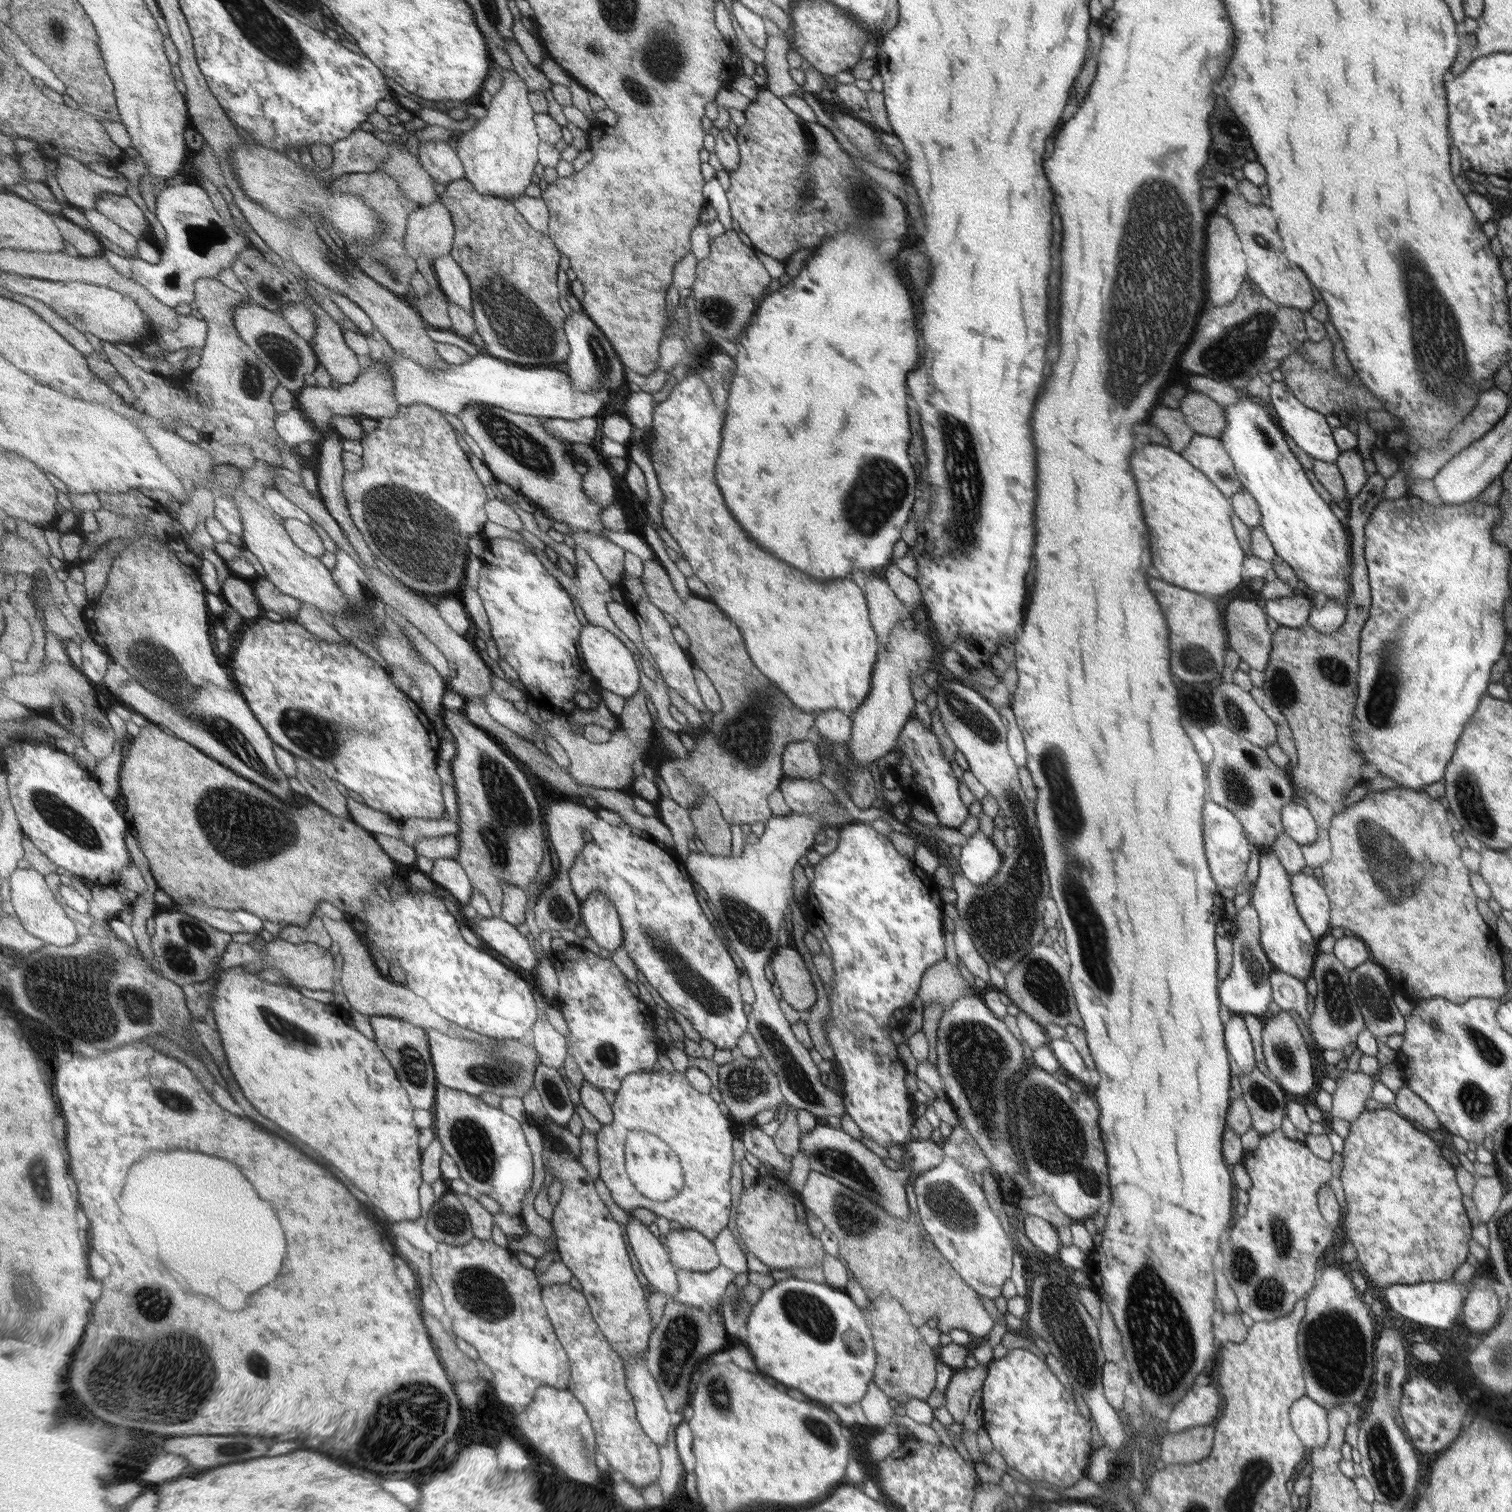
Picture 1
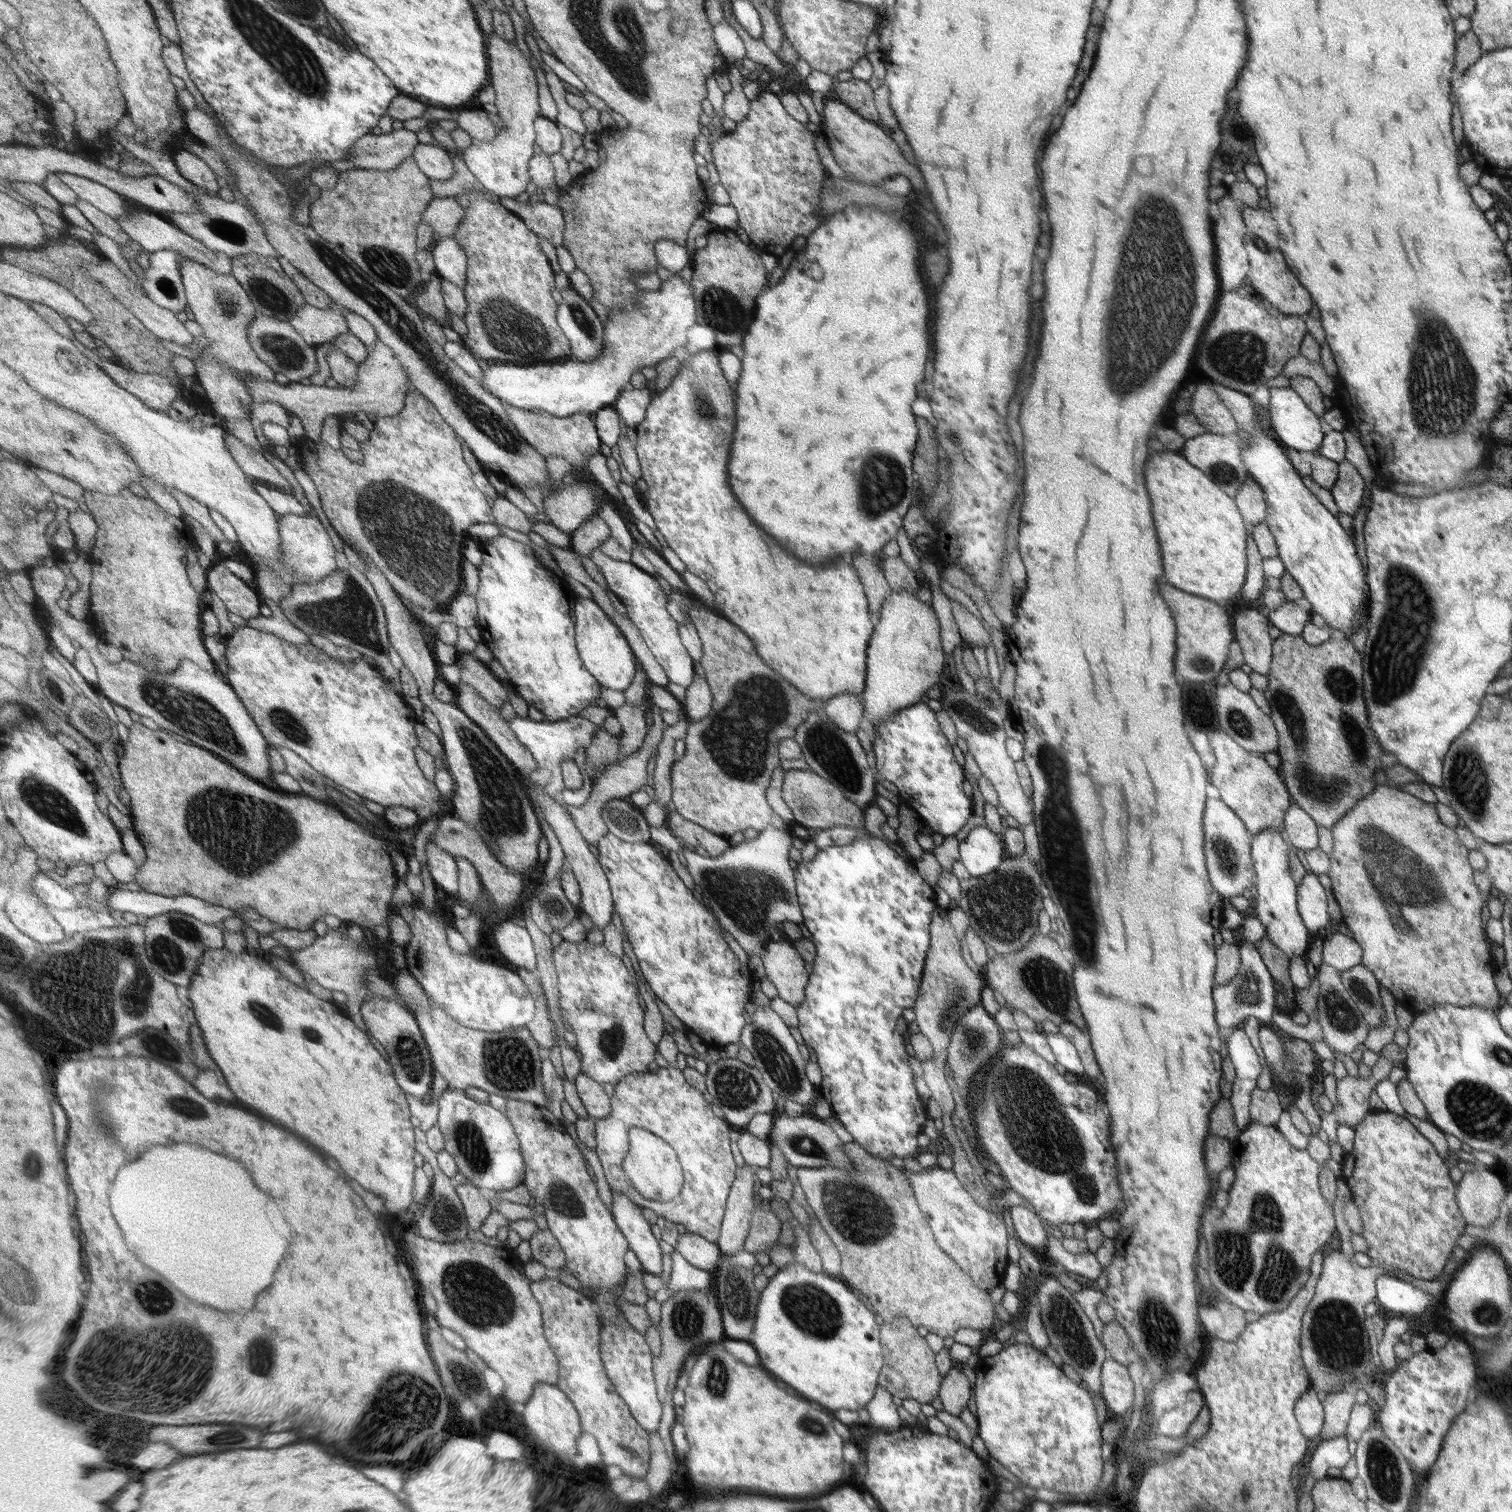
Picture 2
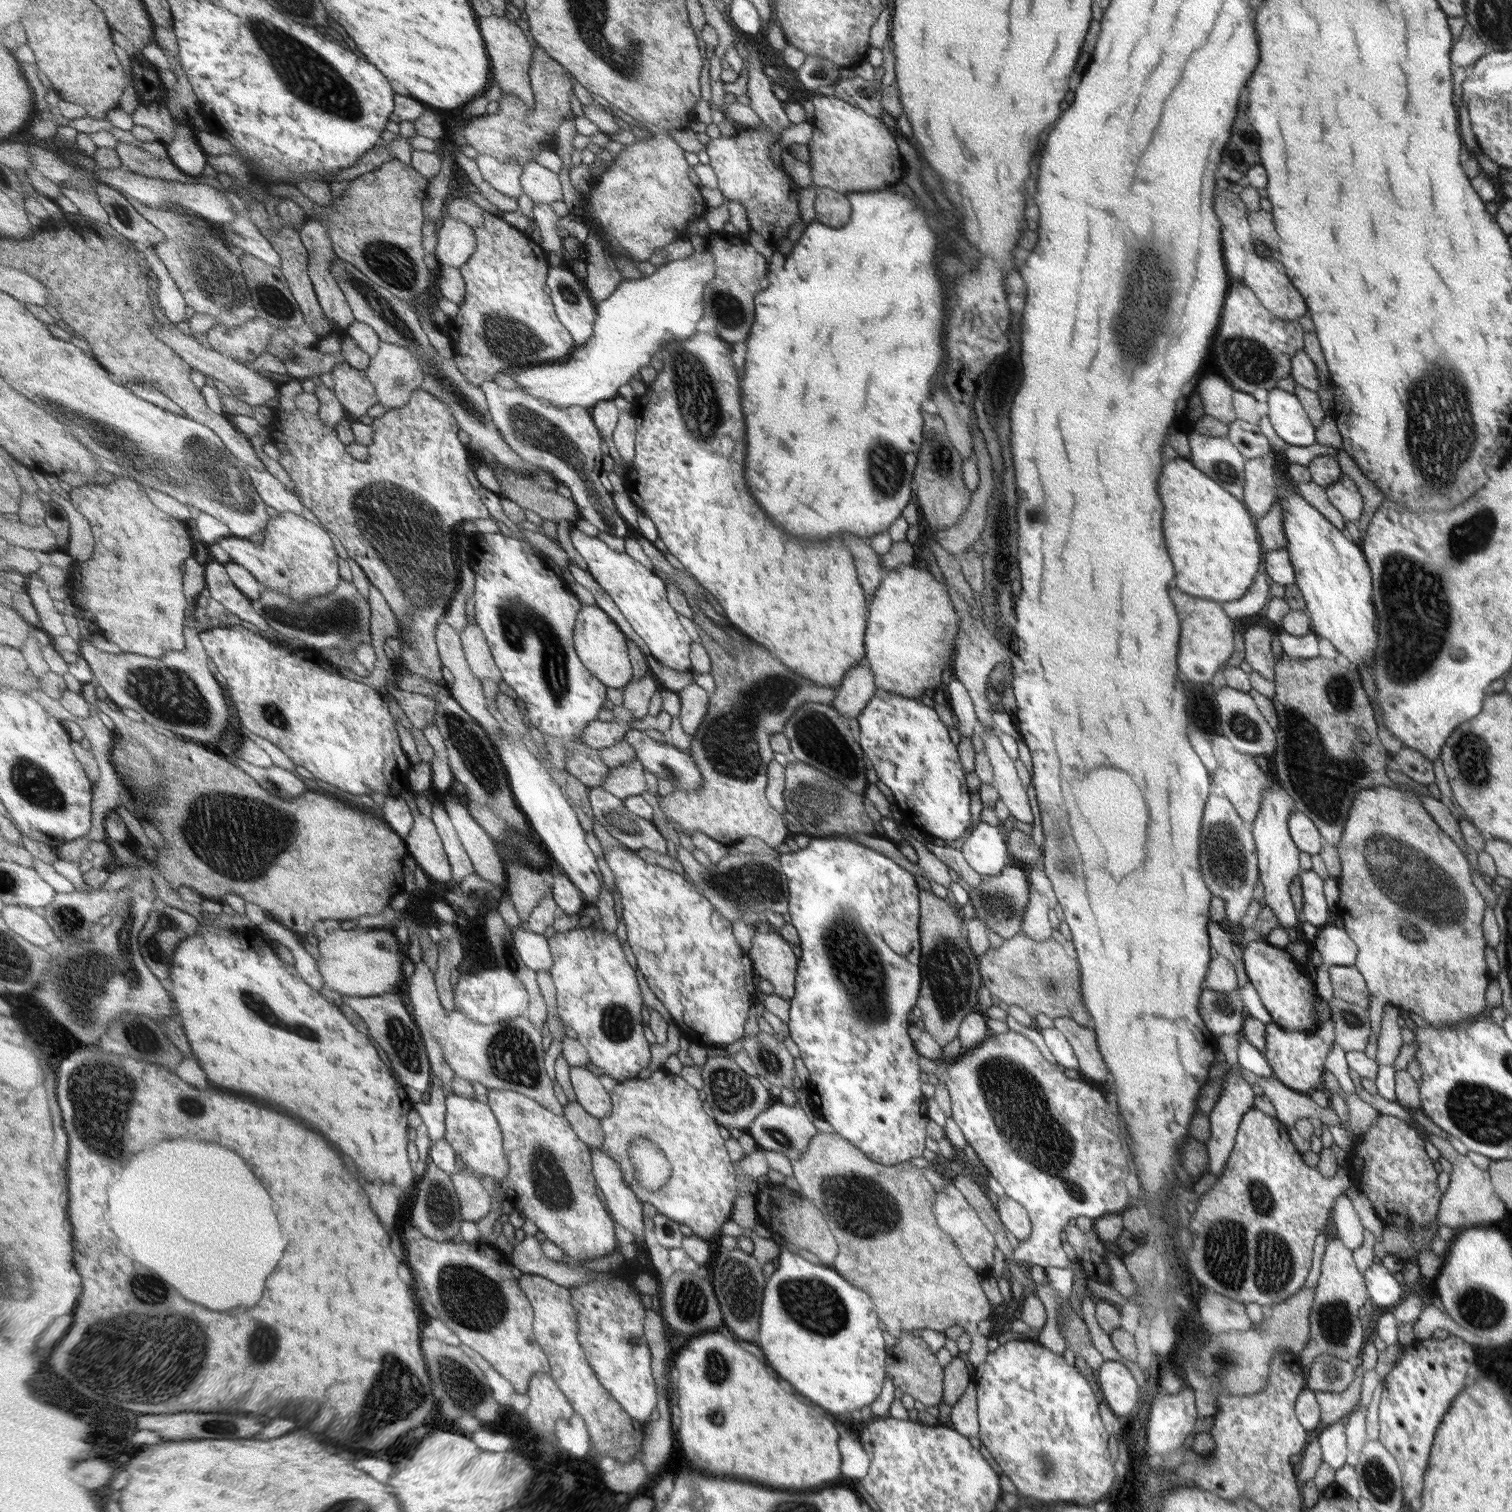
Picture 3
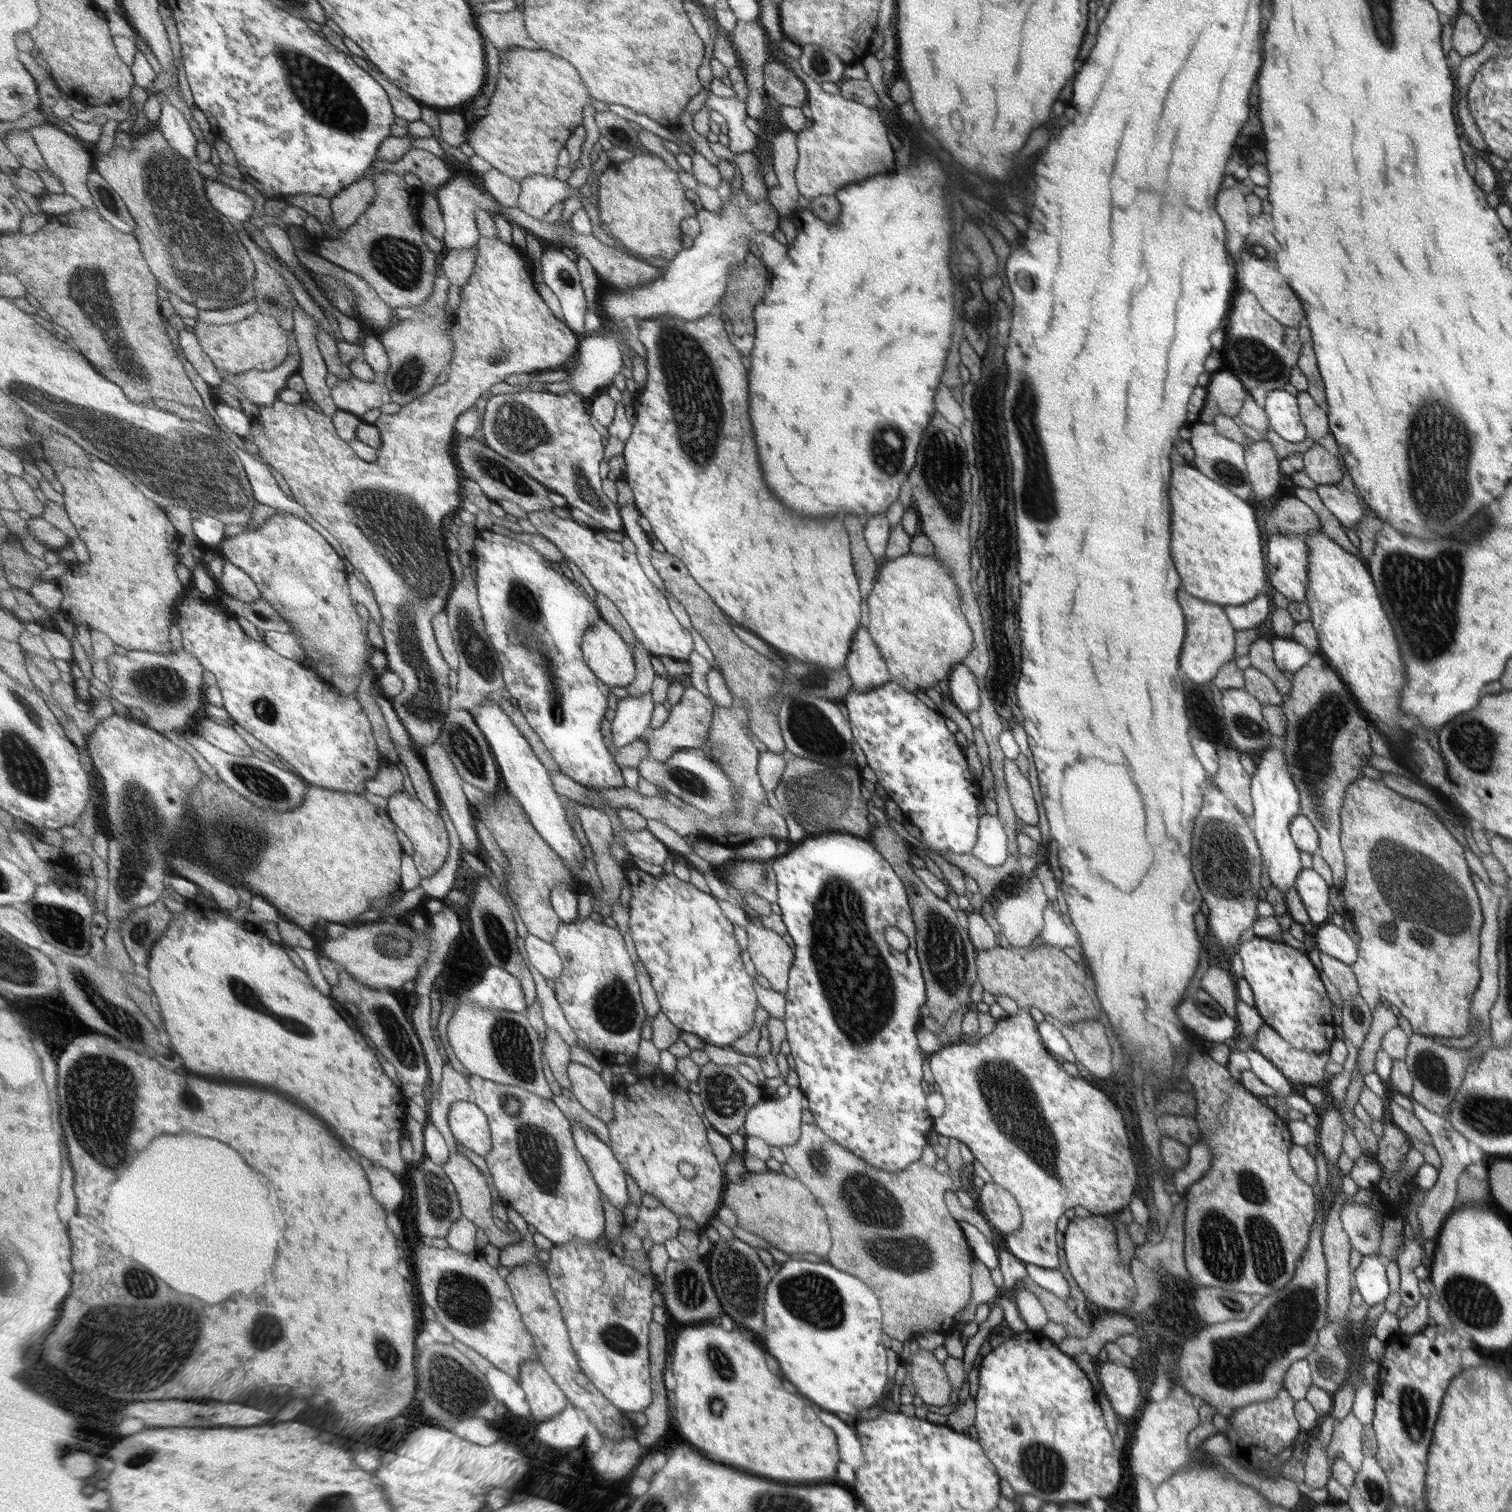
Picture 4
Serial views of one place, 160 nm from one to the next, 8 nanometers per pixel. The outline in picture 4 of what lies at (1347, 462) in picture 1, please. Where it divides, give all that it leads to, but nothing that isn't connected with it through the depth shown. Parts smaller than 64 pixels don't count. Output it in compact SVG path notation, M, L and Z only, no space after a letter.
M1316 485L1314 488L1321 504L1337 518L1341 526L1354 529L1362 517L1362 505L1358 495L1337 485Z

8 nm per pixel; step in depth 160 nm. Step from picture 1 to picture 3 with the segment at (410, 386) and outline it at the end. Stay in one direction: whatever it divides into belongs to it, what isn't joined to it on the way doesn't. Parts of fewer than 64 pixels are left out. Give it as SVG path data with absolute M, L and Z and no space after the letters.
M707 227L707 231L703 234L706 242L705 250L695 251L683 260L662 264L652 275L642 279L623 280L619 288L596 307L599 318L595 324L593 338L585 346L578 346L566 363L514 368L509 375L517 386L523 392L546 398L561 408L573 405L594 407L599 401L613 400L620 396L619 388L629 384L633 380L633 375L639 373L643 366L649 366L651 356L660 356L665 344L685 342L687 338L693 338L695 334L698 334L699 320L705 315L706 286L718 276L714 254L709 251L707 240L709 233L711 230Z

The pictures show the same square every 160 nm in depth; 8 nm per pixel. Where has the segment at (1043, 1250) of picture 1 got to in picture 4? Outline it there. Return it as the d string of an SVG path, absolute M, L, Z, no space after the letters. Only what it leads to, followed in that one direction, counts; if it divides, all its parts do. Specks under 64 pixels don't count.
M993 1181L984 1182L979 1191L983 1218L1003 1236L1022 1224L1021 1208L1008 1190Z

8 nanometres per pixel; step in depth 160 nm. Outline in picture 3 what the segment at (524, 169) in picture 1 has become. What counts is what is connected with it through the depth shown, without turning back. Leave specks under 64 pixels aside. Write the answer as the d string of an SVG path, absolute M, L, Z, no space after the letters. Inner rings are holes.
M491 14L481 18L483 38L486 39L486 47L491 55L493 66L493 78L500 82L503 92L519 95L531 108L535 106L535 95L532 89L530 68L534 57L534 48L529 44L529 38L525 32L506 17ZM480 154L475 161L484 180L500 193L514 199L524 193L522 187L524 167L518 162L503 164L491 155L483 154Z

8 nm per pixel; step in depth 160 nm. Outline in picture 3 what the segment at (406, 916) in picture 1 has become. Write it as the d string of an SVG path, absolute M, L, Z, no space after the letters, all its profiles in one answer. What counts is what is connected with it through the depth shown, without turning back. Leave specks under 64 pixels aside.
M505 967L460 977L453 994L457 1010L463 1011L477 1022L487 1024L523 1017L530 1008L530 994L526 984L511 969Z

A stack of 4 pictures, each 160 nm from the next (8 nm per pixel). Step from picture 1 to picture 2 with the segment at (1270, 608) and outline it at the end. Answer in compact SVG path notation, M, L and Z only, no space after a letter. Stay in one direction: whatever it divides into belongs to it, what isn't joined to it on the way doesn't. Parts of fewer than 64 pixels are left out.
M1286 601L1279 608L1270 610L1268 622L1282 633L1297 636L1302 633L1307 622L1313 619L1310 611L1303 611L1291 601Z

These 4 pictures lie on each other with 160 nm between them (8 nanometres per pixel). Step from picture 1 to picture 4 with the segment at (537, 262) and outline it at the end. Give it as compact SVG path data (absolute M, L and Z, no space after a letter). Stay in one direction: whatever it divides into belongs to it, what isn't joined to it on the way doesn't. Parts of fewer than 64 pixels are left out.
M482 236L478 247L476 267L468 283L461 288L461 301L455 315L457 320L451 331L455 353L448 381L403 405L397 413L381 415L375 424L382 434L377 462L362 460L350 443L339 436L332 416L316 412L303 402L287 404L279 399L271 406L260 406L259 416L251 419L251 434L244 439L258 447L258 455L284 477L296 501L340 542L343 556L367 577L382 615L380 628L387 668L403 682L403 690L390 699L390 703L412 741L412 748L421 753L439 742L450 714L453 694L449 688L452 668L440 650L432 618L446 610L457 584L445 535L446 522L461 509L464 497L460 483L463 476L453 451L457 418L511 374L533 376L539 372L555 371L578 353L576 334L565 322L555 318L537 292L531 276L531 261L526 254L517 253L512 243L505 243L497 236Z

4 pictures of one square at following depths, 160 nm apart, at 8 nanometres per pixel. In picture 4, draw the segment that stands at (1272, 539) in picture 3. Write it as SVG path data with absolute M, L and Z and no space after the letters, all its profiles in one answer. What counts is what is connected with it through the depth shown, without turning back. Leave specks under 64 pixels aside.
M1295 496L1275 501L1268 513L1264 517L1267 534L1293 533L1307 535L1314 530L1321 530L1317 515Z

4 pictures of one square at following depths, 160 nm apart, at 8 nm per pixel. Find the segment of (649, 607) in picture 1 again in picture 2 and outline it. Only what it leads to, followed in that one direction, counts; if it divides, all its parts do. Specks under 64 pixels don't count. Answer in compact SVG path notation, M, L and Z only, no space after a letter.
M599 547L591 551L590 558L600 569L610 591L626 607L628 618L640 631L642 638L655 656L656 662L665 670L669 681L686 689L691 686L696 675L697 664L684 645L680 635L680 625L673 620L673 616L667 610L667 595L663 592L661 583L654 575L645 573L631 561L611 558Z

